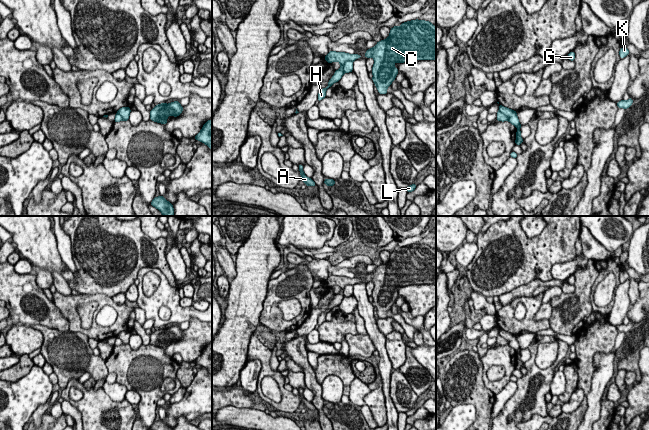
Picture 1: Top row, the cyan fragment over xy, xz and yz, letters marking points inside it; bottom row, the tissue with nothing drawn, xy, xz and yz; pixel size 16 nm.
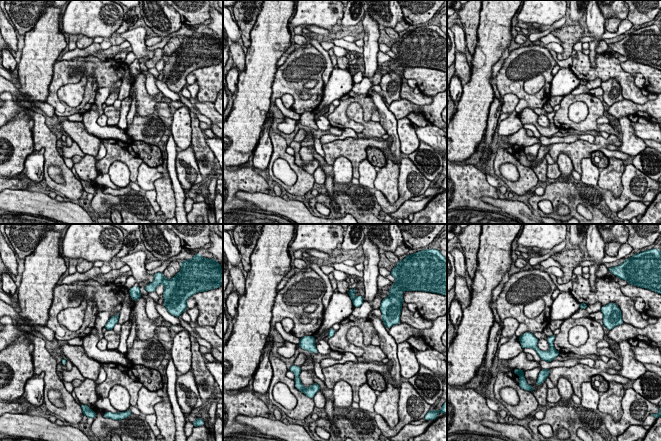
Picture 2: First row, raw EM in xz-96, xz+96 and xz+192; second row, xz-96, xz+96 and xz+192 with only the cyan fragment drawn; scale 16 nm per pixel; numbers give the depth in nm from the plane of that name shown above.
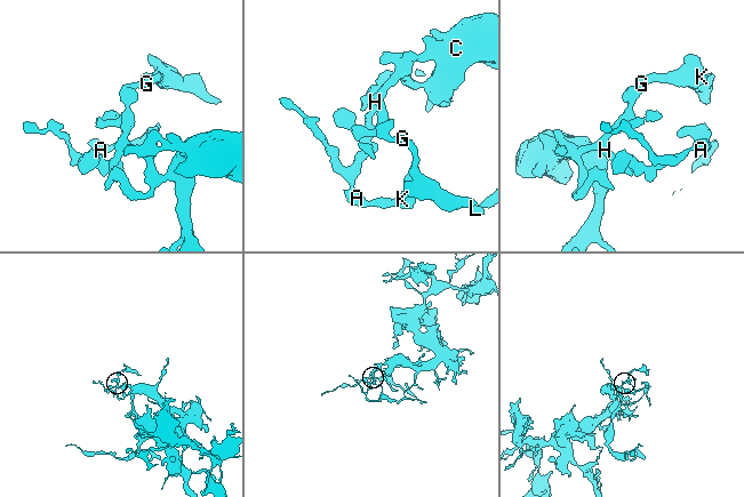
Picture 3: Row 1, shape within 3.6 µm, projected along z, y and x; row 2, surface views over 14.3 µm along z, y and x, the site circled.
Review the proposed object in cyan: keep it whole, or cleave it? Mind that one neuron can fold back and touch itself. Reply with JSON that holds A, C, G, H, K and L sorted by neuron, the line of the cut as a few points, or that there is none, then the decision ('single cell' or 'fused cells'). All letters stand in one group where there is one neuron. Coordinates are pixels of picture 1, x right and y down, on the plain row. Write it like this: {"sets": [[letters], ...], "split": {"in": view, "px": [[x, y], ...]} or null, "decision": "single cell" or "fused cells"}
{"sets": [["A", "C", "G", "H", "K", "L"]], "split": null, "decision": "single cell"}

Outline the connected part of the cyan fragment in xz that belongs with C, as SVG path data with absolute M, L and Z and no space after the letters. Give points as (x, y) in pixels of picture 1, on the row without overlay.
M418 243L402 247L400 251L394 250L390 253L388 262L377 266L364 280L374 283L372 304L379 318L387 318L387 312L399 296L398 292L394 291L395 286L400 288L410 284L436 284L436 251L430 245Z

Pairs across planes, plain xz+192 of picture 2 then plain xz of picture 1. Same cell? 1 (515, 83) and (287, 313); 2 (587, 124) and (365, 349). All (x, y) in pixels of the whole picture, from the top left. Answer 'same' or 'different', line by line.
1: different
2: different

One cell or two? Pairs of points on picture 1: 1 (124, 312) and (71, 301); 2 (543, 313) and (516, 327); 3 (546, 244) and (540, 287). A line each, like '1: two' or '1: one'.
1: one
2: two
3: two

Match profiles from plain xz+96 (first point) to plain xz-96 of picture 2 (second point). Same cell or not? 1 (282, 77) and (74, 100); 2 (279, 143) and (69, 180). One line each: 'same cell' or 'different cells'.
1: different cells
2: same cell

